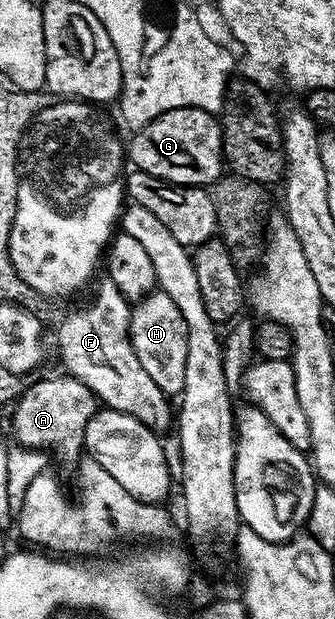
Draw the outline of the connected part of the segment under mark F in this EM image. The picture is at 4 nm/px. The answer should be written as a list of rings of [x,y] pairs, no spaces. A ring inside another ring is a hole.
[[[110,279],[102,280],[93,300],[69,315],[59,326],[57,342],[66,368],[64,371],[81,380],[108,409],[133,415],[150,430],[163,434],[173,424],[172,401],[154,383],[133,350],[130,301]]]

